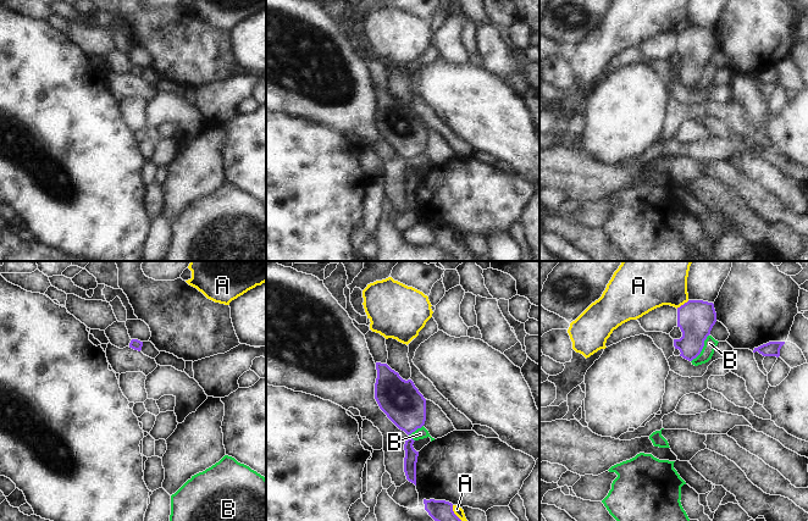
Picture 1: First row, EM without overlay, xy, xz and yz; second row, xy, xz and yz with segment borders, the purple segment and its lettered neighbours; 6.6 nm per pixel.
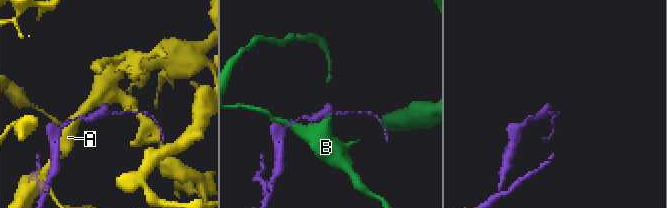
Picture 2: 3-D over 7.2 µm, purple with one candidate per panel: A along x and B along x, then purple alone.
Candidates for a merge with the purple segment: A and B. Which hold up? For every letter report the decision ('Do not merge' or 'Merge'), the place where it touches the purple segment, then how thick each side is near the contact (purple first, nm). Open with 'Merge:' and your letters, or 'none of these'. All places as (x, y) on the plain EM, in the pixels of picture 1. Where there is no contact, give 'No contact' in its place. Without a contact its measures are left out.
Merge: none of these
A: Do not merge. Touches purple at yz (684, 31). Thickness 240 nm (purple) against 240 nm
B: Do not merge. Touches purple at yz (702, 75). Thickness 240 nm (purple) against 80 nm.

